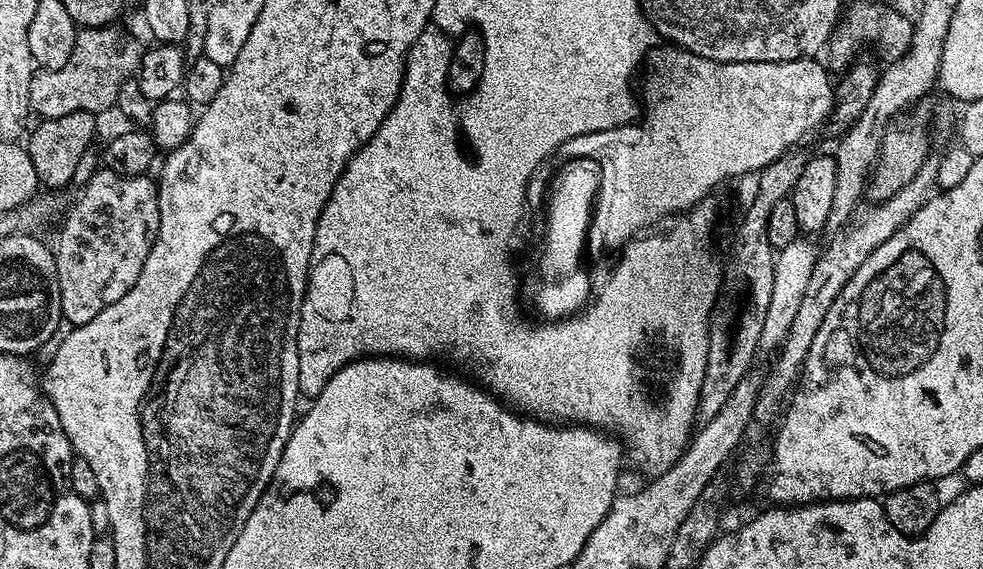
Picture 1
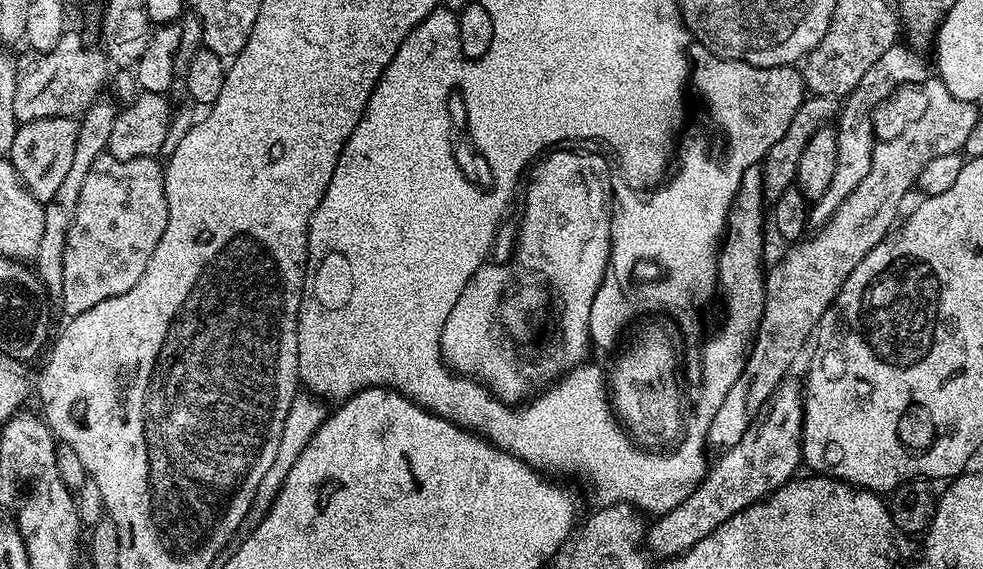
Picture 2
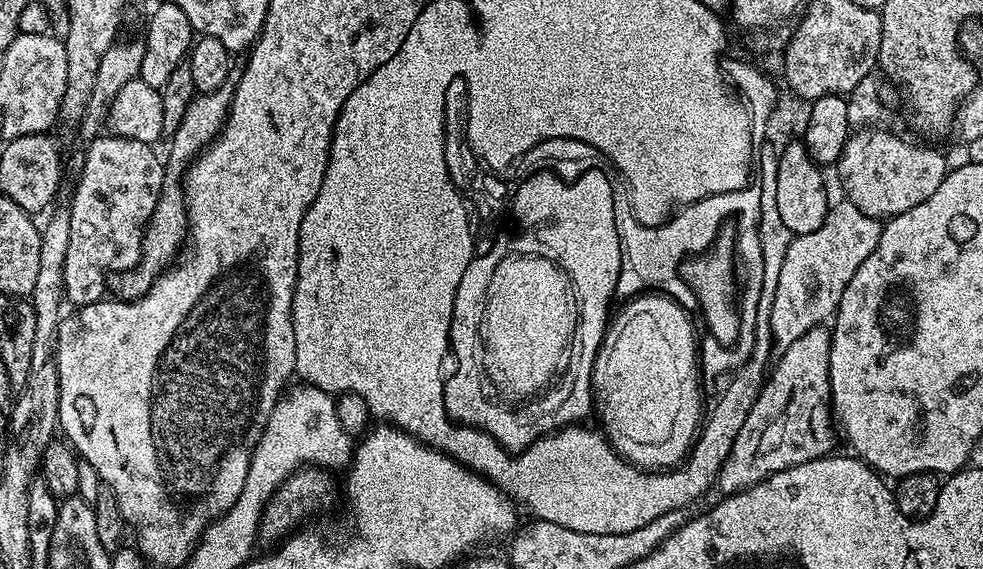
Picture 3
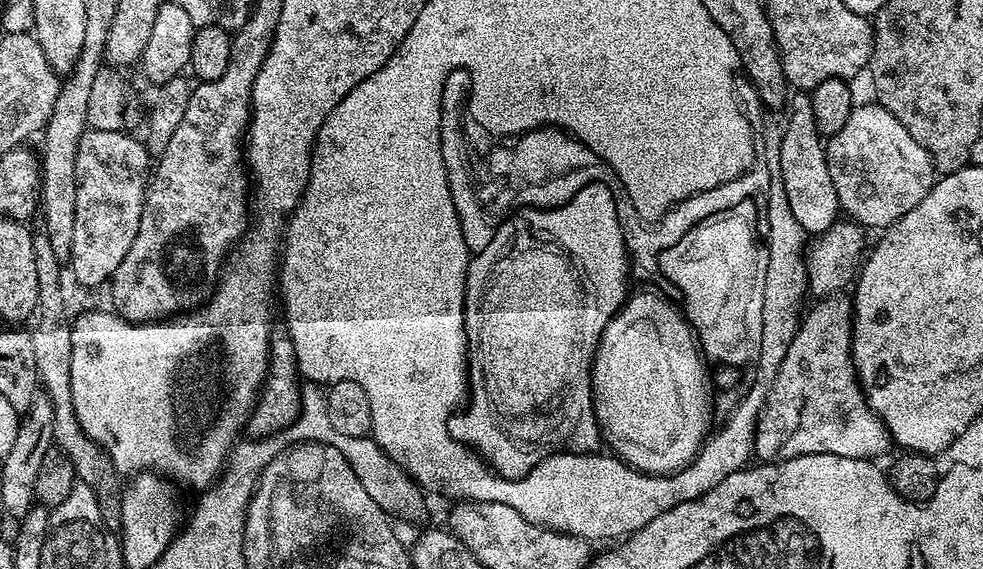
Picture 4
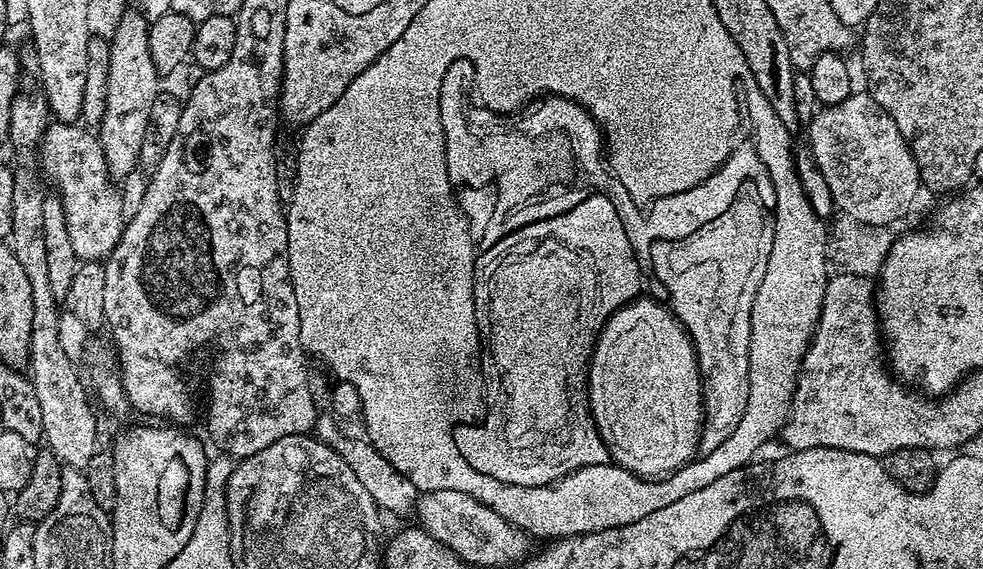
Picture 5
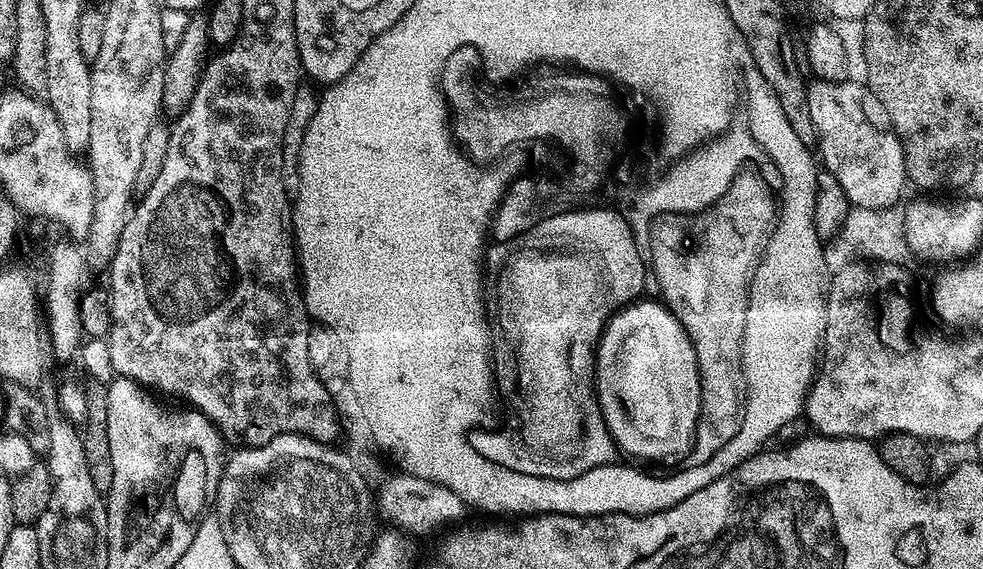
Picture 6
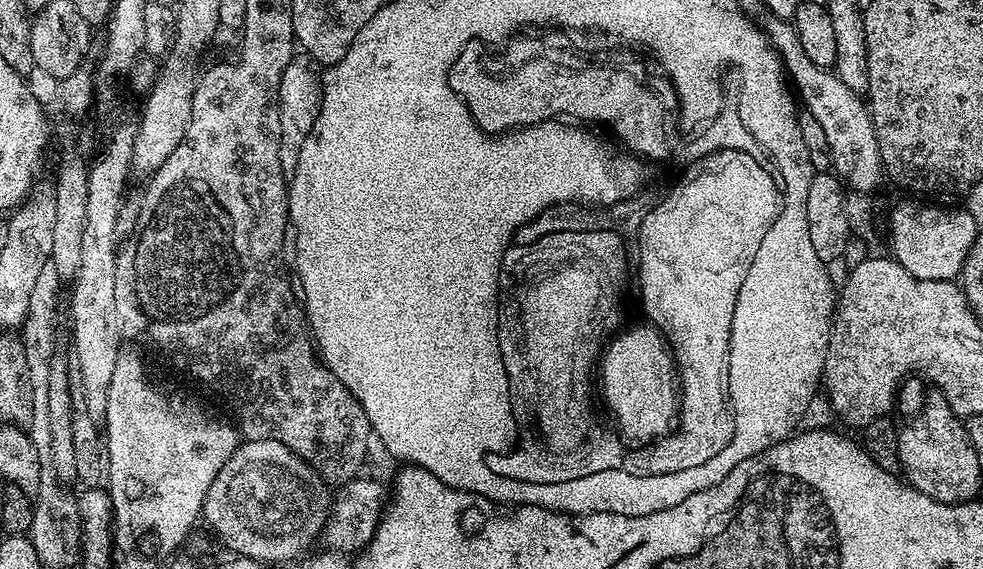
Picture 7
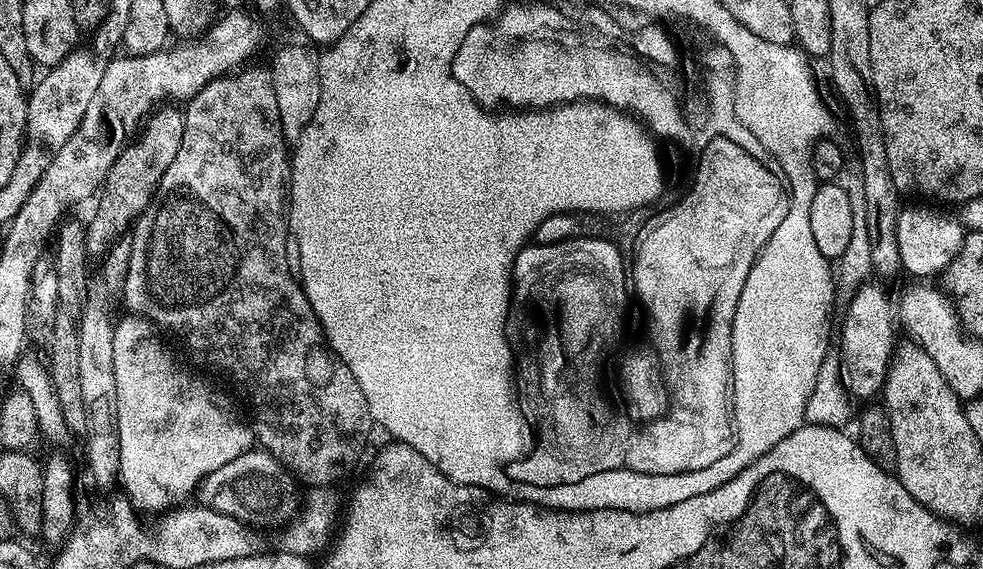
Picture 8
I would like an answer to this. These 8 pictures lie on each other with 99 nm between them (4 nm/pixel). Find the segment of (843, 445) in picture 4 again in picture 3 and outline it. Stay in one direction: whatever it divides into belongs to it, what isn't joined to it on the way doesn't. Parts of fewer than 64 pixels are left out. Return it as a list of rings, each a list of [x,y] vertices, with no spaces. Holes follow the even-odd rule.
[[[827,327],[811,328],[798,338],[798,342],[779,353],[780,361],[772,377],[765,382],[760,396],[758,392],[753,399],[732,451],[716,476],[714,488],[720,491],[721,497],[733,496],[782,470],[818,460],[833,451],[834,424],[830,419],[832,341],[833,333]]]

